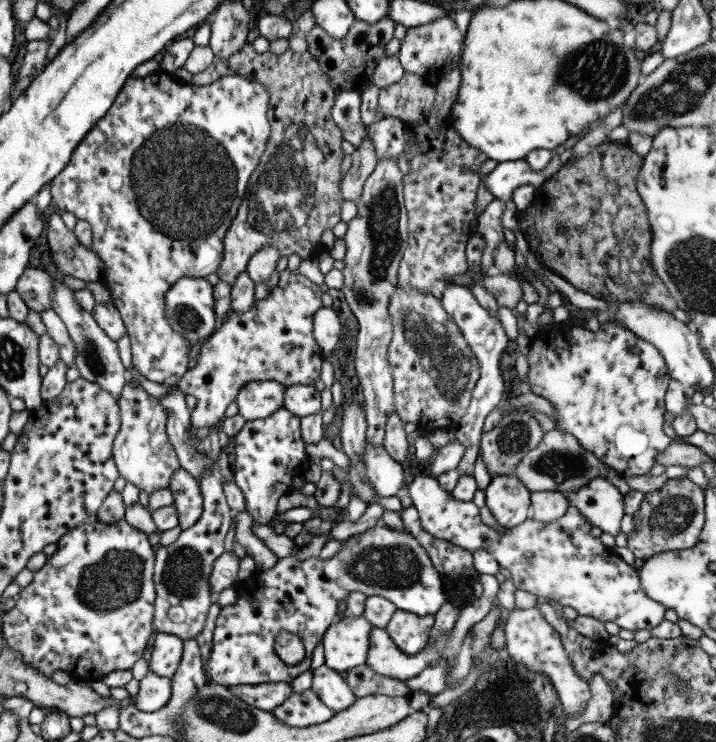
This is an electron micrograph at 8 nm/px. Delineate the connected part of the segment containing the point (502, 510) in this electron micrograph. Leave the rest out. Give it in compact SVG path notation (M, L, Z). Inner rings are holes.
M513 474L496 476L483 490L485 506L503 528L513 528L527 519L530 492L519 481Z

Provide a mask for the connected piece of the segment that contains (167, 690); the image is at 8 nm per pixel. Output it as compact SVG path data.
M150 670L138 681L138 690L129 700L144 713L153 713L165 706L171 694L171 679L157 676Z

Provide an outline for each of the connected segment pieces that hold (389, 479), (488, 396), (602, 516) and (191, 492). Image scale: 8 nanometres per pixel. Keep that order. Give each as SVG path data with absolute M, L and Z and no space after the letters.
M365 440L362 461L366 478L371 482L377 496L383 498L403 492L403 469L382 446L373 446Z
M451 281L444 284L444 289L441 293L440 303L445 309L445 312L453 319L453 322L458 326L462 337L469 345L469 349L473 352L477 363L479 364L479 378L473 392L471 392L471 400L468 404L467 411L458 421L459 426L455 432L455 438L464 446L464 453L456 466L456 470L460 475L472 475L473 462L477 458L477 450L480 446L481 428L485 418L500 404L504 391L502 372L499 369L499 361L501 353L507 347L507 336L503 332L501 323L490 315L479 303L475 297L469 292L467 287L457 285Z
M609 478L589 479L583 488L579 488L577 492L565 492L564 496L568 505L574 506L589 524L596 526L600 531L607 532L613 537L620 531L620 520L624 515L623 500L617 488L610 484Z
M182 468L172 474L167 490L173 496L179 528L193 526L202 513L202 497L197 481L191 478Z

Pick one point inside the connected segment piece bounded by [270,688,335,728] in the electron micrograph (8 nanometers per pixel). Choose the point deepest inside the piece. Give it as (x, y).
(298, 710)

